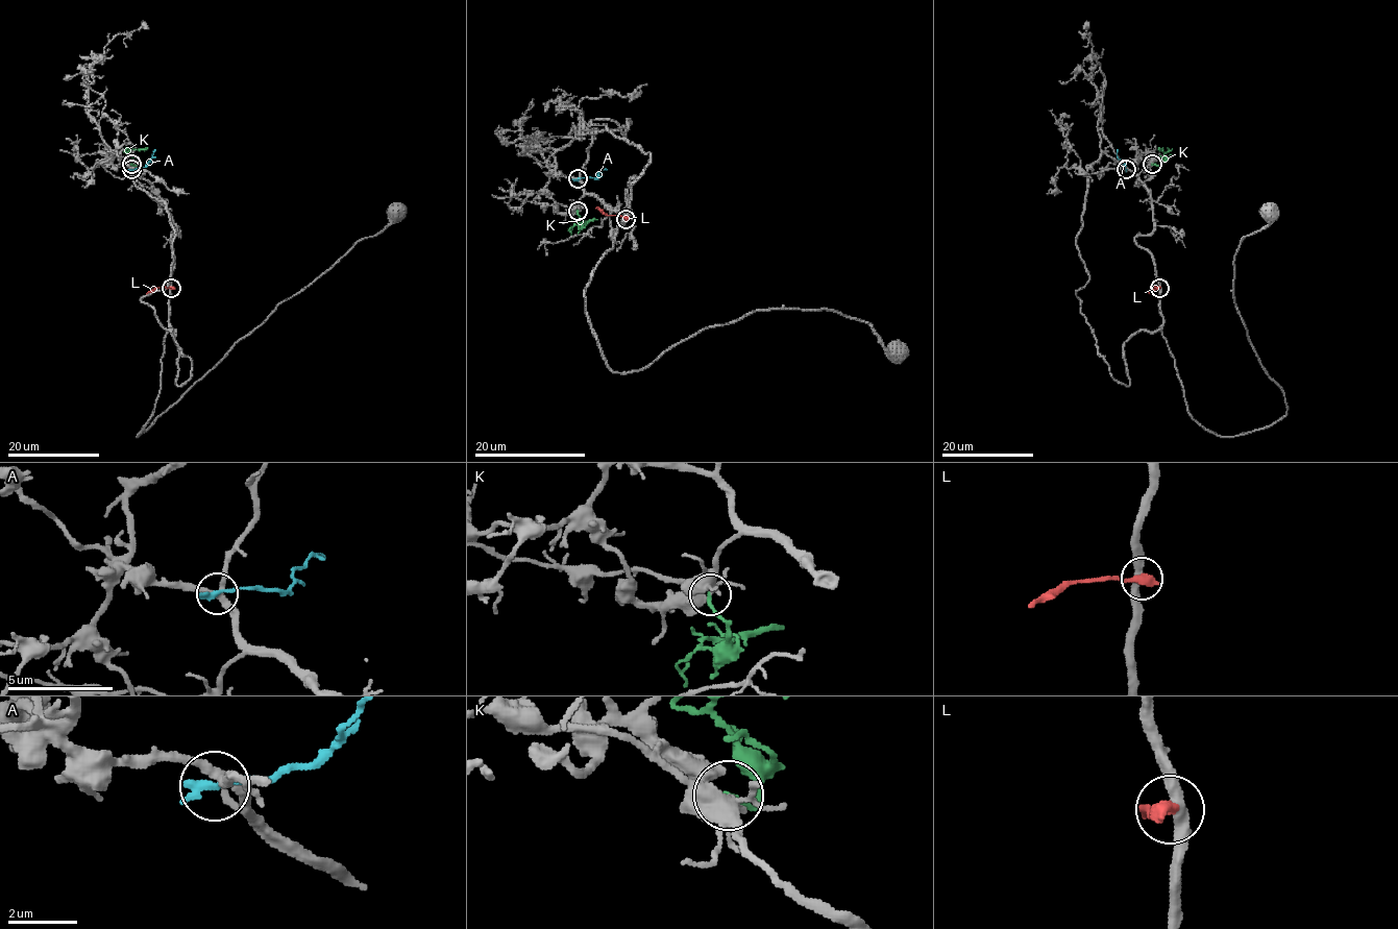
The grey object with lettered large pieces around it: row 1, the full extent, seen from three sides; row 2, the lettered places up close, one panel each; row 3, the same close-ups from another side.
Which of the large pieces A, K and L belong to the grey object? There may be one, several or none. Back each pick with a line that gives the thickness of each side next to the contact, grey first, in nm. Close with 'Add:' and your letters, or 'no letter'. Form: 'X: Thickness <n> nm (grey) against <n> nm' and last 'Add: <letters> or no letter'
K: Thickness 280 nm (grey) against 170 nm
Add: K

